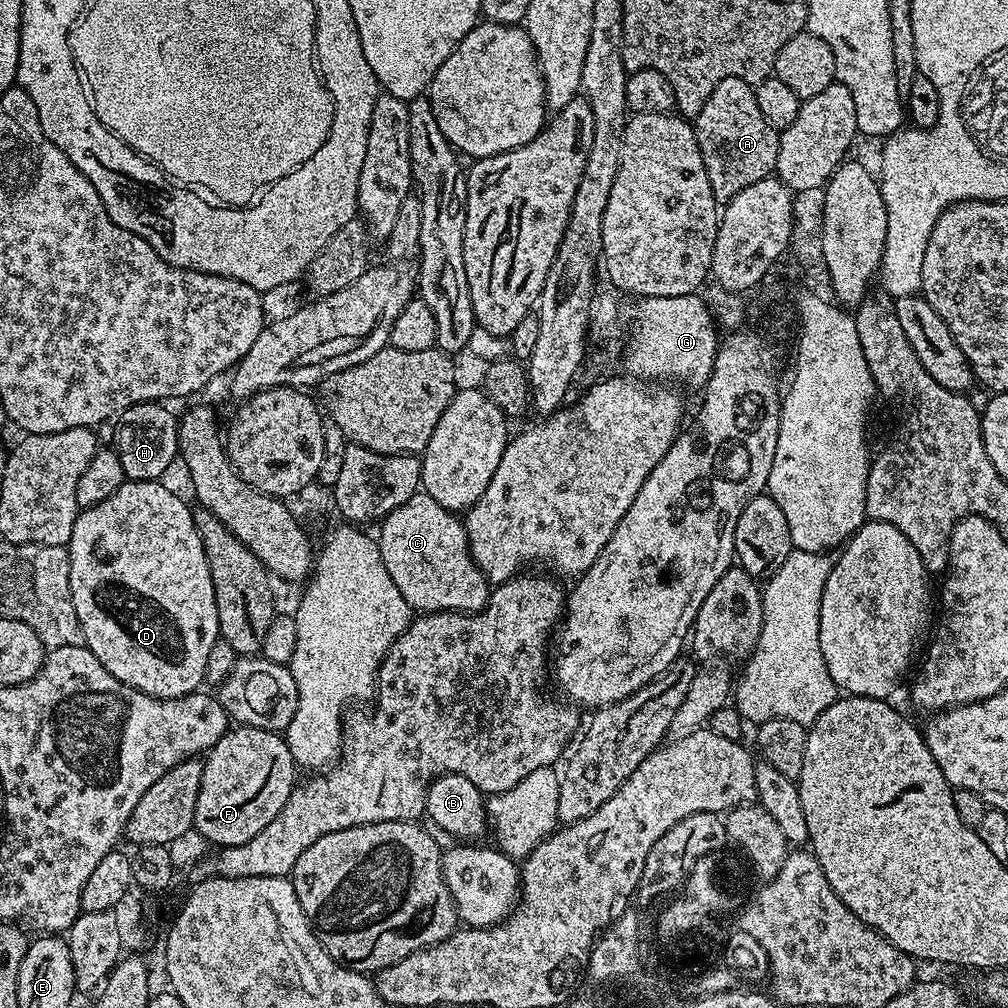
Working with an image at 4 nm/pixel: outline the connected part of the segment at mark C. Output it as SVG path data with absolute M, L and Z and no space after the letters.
M421 490L406 498L402 506L384 517L379 528L382 562L390 578L394 578L394 586L402 590L402 598L406 598L409 609L420 614L475 614L488 605L488 577L474 562L465 521L457 513L438 506L428 492Z

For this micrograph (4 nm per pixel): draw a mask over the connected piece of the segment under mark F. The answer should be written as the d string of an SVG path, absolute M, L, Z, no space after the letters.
M233 727L224 733L223 738L209 748L203 761L202 786L198 790L195 829L204 835L209 845L238 846L250 842L286 806L293 788L298 783L298 769L290 754L287 739L279 732L261 728Z

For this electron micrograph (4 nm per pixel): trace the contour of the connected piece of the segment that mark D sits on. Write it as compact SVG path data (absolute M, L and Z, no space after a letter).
M125 479L124 484L118 486L118 490L114 490L114 494L110 494L110 498L77 511L74 530L66 545L70 558L70 594L74 602L74 610L78 614L78 622L82 622L84 647L92 651L94 658L98 658L98 662L102 662L102 666L106 666L106 670L110 670L110 674L114 674L114 678L118 678L118 682L163 700L182 698L186 694L197 691L205 683L206 658L210 658L210 649L214 646L214 642L221 639L218 607L215 606L214 583L211 581L206 550L203 548L198 530L195 529L192 515L193 509L188 508L187 502L182 497L175 496L164 485L164 482Z

